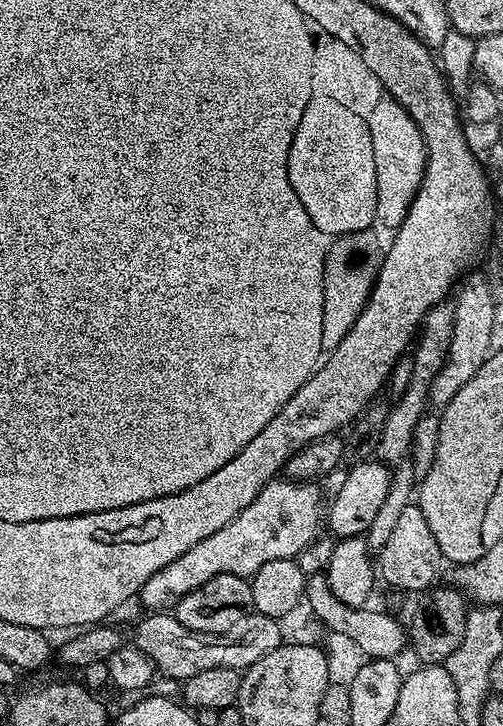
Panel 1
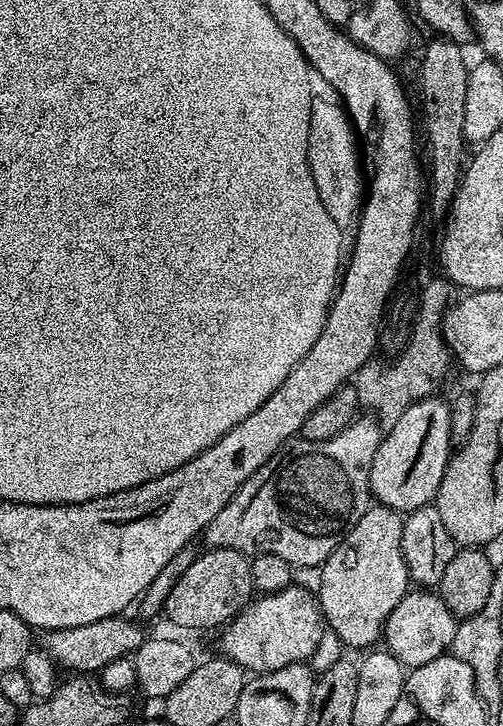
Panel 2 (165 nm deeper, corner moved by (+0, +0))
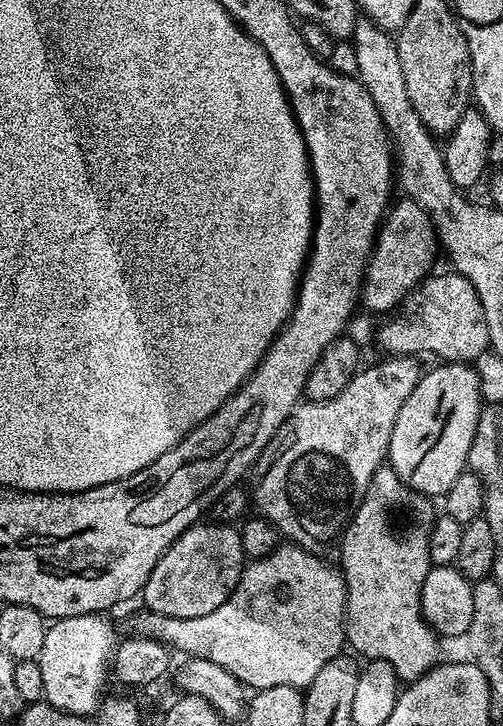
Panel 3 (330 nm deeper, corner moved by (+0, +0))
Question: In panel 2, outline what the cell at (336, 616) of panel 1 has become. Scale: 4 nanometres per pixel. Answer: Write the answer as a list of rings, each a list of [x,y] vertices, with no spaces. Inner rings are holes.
[[[412,590],[390,612],[390,618],[384,624],[382,638],[387,642],[387,651],[393,652],[401,664],[413,669],[449,651],[457,623],[457,617],[437,593],[430,590]]]

